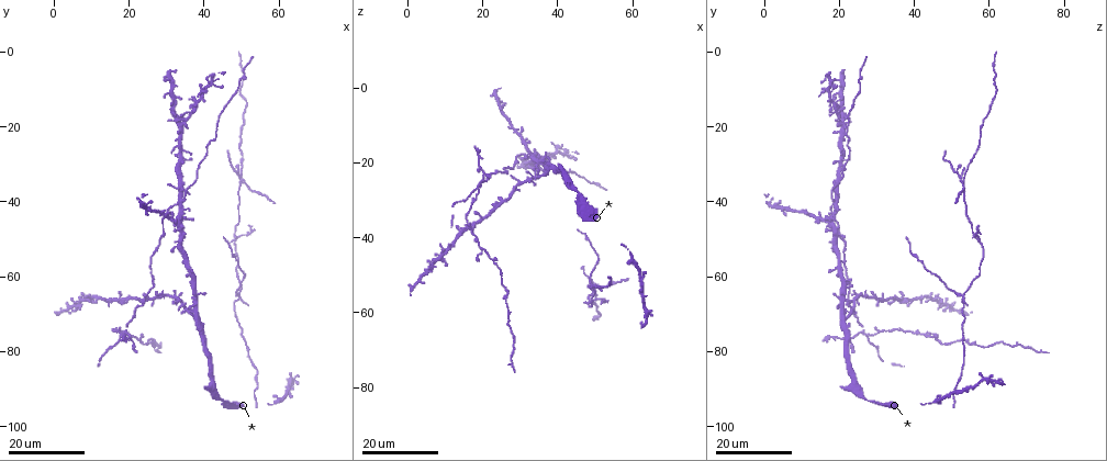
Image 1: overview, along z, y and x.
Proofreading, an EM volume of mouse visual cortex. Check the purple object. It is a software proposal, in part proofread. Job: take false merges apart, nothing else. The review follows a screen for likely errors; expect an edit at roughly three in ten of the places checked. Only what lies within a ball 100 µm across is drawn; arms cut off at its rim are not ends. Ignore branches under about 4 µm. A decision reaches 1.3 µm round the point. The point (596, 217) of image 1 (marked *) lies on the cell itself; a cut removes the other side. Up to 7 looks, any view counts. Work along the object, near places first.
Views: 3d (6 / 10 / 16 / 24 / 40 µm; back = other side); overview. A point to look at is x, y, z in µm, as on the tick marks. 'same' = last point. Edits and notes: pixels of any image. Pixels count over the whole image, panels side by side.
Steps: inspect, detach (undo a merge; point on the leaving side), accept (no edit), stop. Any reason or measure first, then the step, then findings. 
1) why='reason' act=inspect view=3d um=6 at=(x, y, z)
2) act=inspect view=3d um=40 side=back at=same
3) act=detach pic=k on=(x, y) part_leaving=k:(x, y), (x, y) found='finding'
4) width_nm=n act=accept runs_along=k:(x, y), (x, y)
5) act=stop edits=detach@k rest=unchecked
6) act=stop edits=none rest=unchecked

why='four or more arms meet' act=inspect view=3d um=24 at=(50.0, 65.0, 53.0)

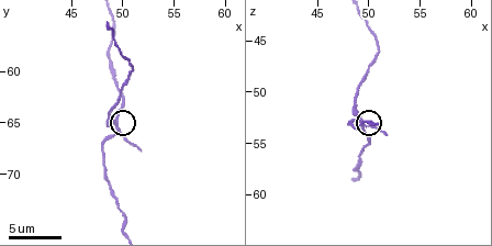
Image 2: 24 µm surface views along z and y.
why='zoom in' act=inspect view=3d um=10 at=same

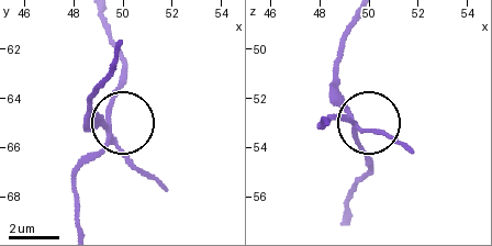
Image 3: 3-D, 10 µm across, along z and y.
arms=4 act=detach pic=3 on=(132, 163) part_leaving=3:(111, 136), (92, 114), (92, 93), (115, 66), (118, 54) found='two cells meet here'

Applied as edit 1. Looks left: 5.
why='redraw' act=inspect view=overview

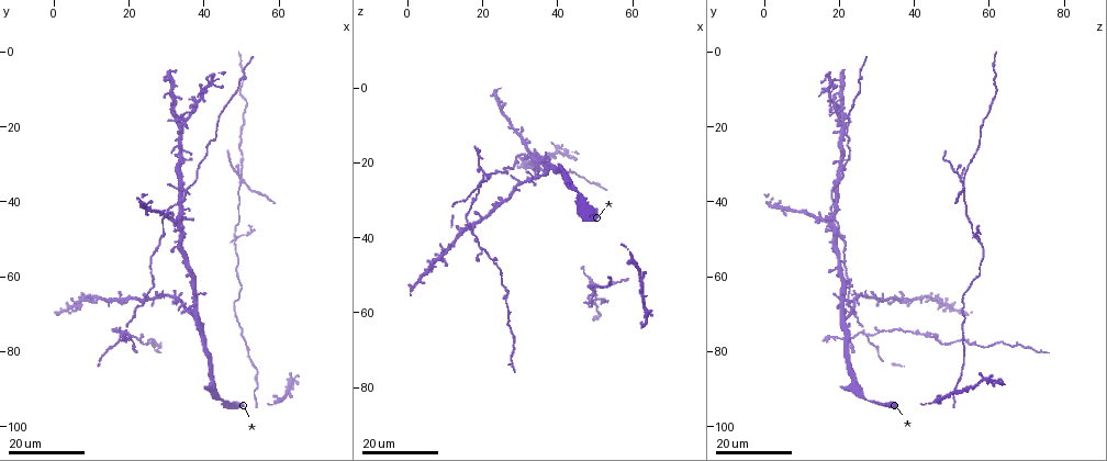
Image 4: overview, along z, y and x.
why='looks like a crossing' act=inspect view=3d um=16 at=(50.0, 34.0, 52.5)

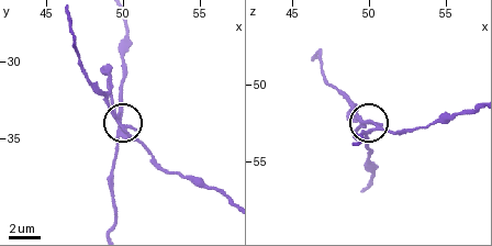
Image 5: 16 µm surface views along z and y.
act=inspect view=3d um=6 at=(49.8, 34.6, 53.0)

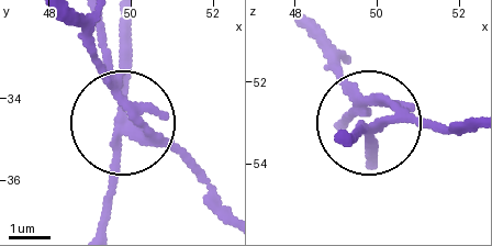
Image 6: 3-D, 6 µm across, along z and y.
act=inspect view=3d um=6 side=back at=(50.00, 34.65, 53.15)

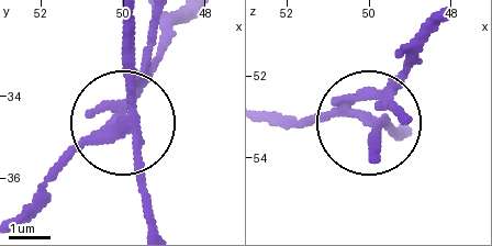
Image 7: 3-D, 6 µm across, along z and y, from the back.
arms=4 act=detach pic=7 on=(144, 79) found='a second cell is stuck on'

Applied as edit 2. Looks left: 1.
act=stop edits=detach@3,detach@7 rest=unchecked

